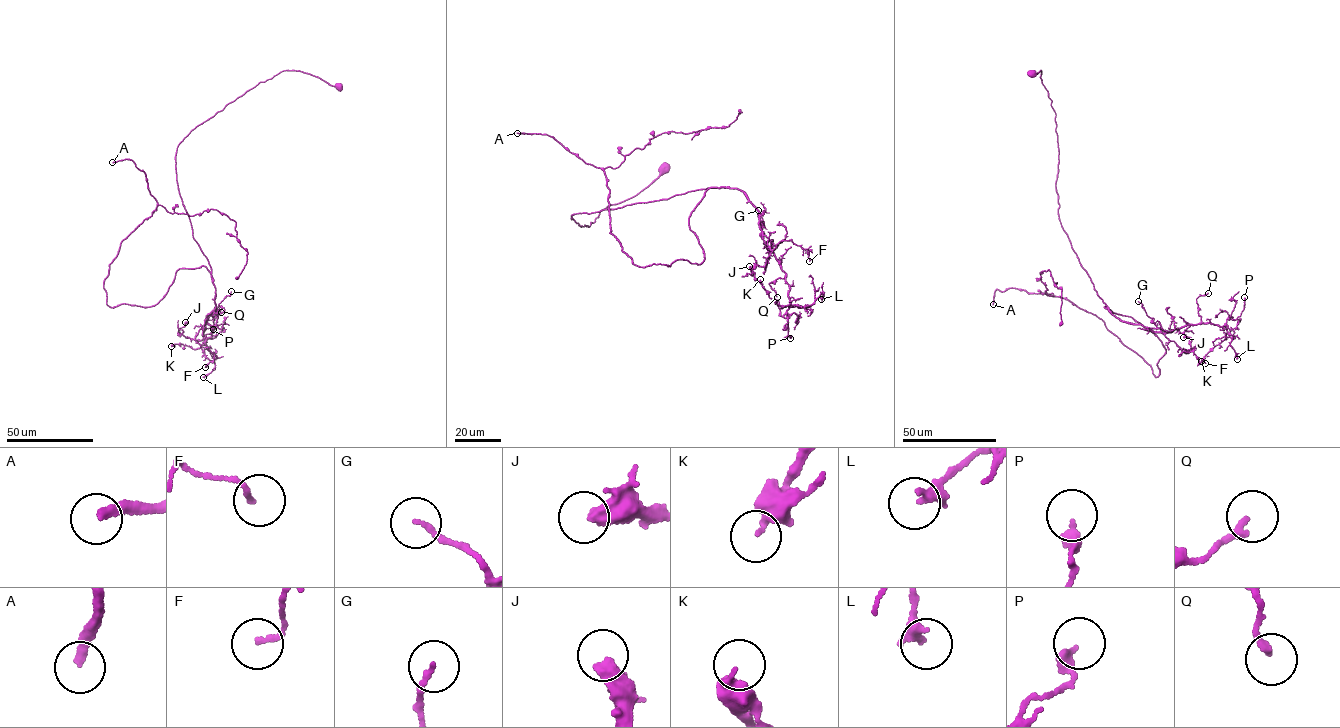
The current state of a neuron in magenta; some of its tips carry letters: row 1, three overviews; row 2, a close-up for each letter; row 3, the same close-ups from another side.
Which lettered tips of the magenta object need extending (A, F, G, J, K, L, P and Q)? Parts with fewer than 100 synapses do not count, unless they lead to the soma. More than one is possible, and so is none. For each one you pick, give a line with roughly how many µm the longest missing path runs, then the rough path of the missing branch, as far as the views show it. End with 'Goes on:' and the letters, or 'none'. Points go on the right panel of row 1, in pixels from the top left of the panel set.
A: 140 µm | (993, 304), (987, 347), (970, 358), (946, 364), (929, 378), (921, 393), (915, 433)
Goes on: A

